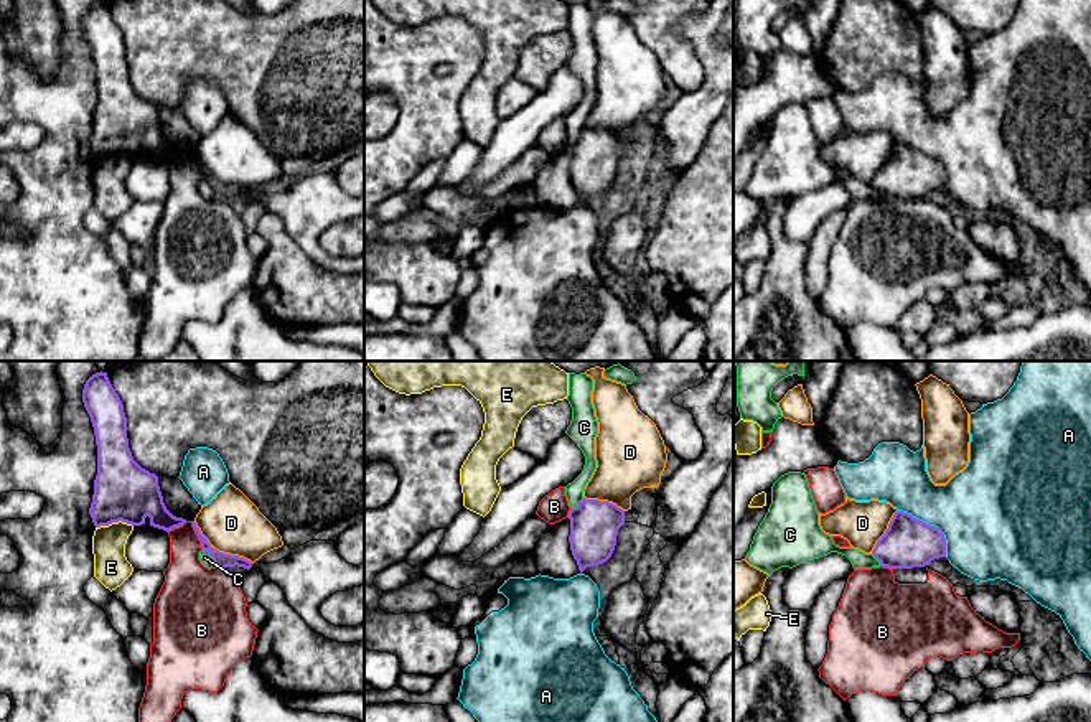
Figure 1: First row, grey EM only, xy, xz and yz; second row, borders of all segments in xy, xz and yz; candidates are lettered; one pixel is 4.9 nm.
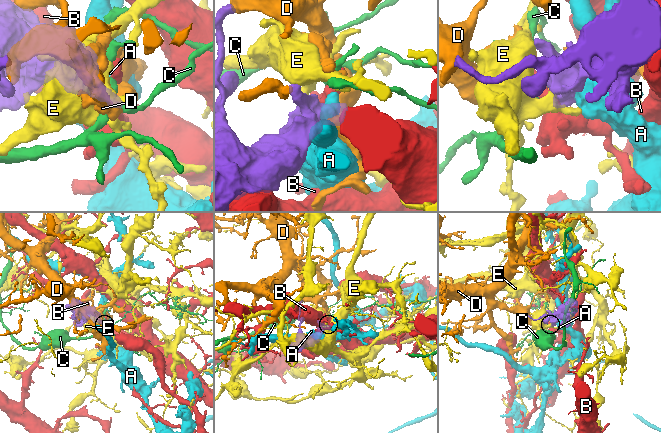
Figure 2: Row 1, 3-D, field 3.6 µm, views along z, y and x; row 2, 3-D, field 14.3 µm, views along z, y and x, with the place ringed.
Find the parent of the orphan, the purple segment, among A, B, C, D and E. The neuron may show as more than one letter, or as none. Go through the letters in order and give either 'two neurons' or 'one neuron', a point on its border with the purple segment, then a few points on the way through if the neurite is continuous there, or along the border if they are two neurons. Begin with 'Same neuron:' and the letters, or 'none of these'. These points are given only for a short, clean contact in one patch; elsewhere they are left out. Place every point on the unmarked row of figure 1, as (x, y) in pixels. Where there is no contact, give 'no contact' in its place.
Same neuron: none of these
A: two neurons; meets purple in yz at (931, 157)
B: two neurons; meets purple in xy at (198, 167)
C: two neurons; meets purple in xy at (211, 187); border along xy (203, 180), (215, 196)
D: two neurons; meets purple in xy at (221, 183)
E: two neurons; meets purple in xy at (114, 152)

